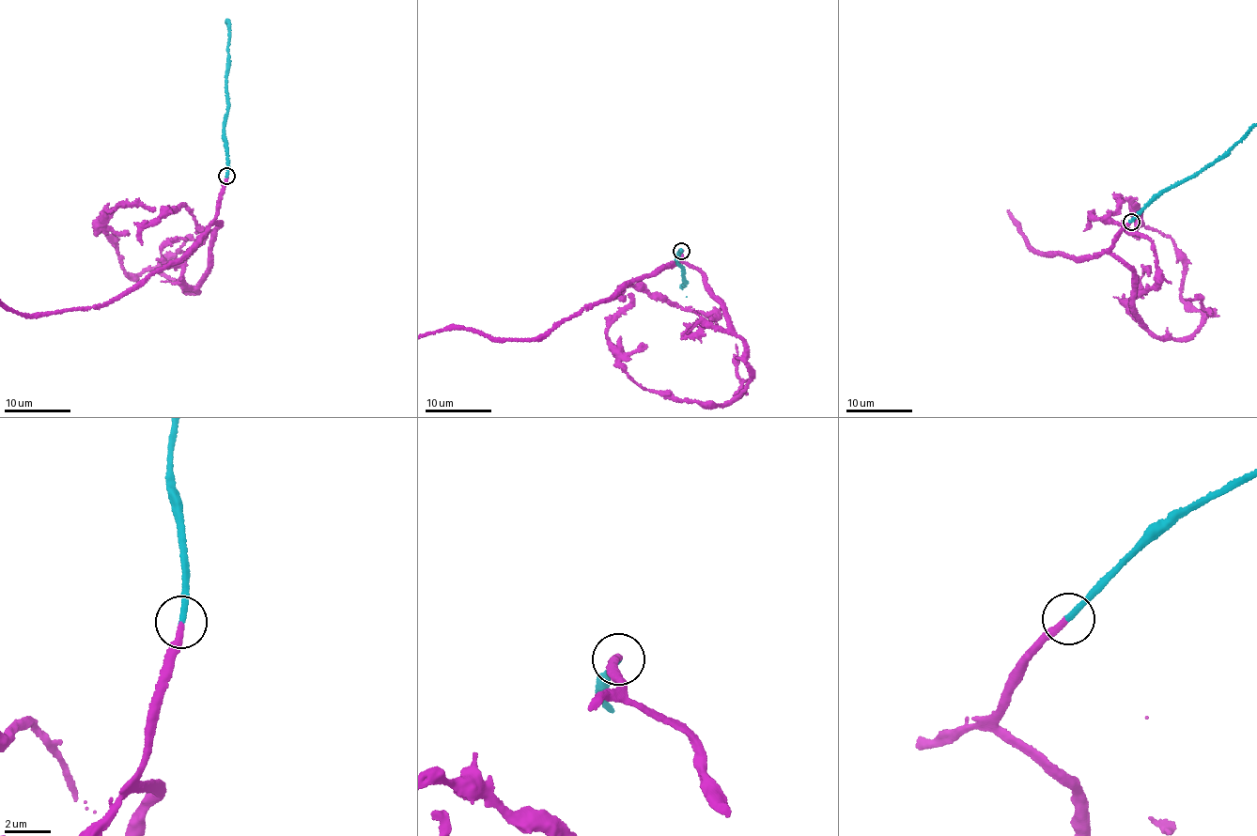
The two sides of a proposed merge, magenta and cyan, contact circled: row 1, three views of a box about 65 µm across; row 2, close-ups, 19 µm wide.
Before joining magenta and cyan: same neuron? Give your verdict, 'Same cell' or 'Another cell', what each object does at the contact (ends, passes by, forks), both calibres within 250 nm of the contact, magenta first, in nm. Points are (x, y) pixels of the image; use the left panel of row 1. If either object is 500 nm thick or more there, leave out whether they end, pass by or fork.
Same cell. At the ring magenta ends. At the ring cyan ends. Thickness 280 nm (magenta) against 260 nm

